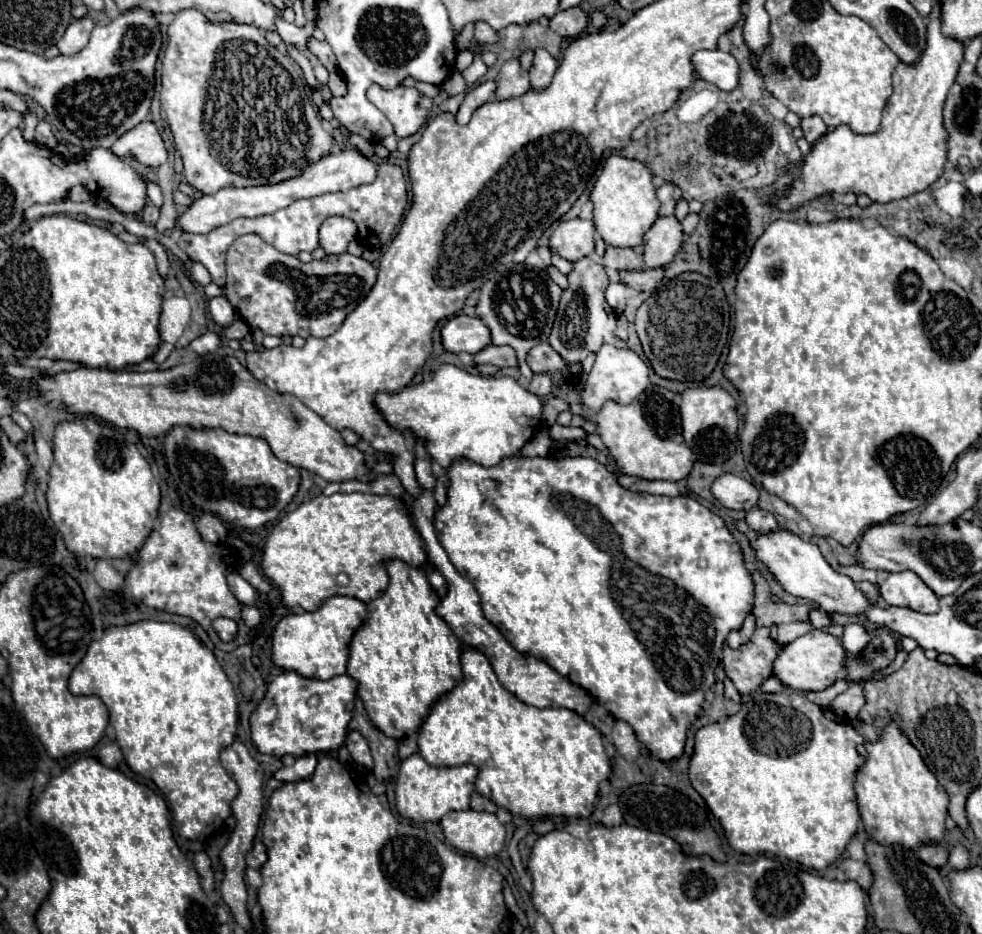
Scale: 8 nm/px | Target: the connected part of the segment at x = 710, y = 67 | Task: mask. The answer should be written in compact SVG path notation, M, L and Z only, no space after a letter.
M720 49L696 51L692 55L692 67L700 79L714 83L722 91L732 91L738 87L740 69L730 53L724 53Z

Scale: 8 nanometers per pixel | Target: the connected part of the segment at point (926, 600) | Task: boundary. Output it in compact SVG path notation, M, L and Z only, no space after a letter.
M914 571L890 573L880 585L880 595L888 605L908 607L918 613L936 613L940 609L940 597Z

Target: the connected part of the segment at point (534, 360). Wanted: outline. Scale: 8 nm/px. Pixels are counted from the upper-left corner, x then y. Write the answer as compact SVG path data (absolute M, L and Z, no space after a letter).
M540 343L536 345L528 357L526 357L530 369L534 373L554 373L558 369L562 369L566 363L564 359L560 359L560 355L548 345L548 343Z

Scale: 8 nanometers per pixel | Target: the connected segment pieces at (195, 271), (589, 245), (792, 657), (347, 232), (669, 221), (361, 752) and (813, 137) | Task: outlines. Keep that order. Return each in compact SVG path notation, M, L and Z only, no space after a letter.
M191 262L192 265L189 272L191 278L202 287L209 285L212 282L212 279L207 269L201 263Z
M568 219L558 223L550 237L550 247L572 263L580 261L594 251L594 223L590 219Z
M812 629L810 633L798 637L782 649L778 659L774 661L774 675L788 687L802 691L822 691L840 677L840 673L844 671L844 659L846 649L842 647L840 639L822 629Z
M340 215L328 217L320 227L320 245L328 255L340 255L346 251L348 243L356 239L358 227L352 219L344 219Z
M658 217L650 231L644 235L644 263L648 269L658 269L672 263L674 255L682 247L682 223L674 217Z
M350 731L348 737L346 737L346 747L352 755L352 761L356 765L362 765L366 769L372 769L372 755L370 755L370 749L368 749L368 743L366 739L358 733L358 731Z
M808 117L808 119L802 119L802 131L808 143L816 143L820 137L828 133L828 127L820 117Z

